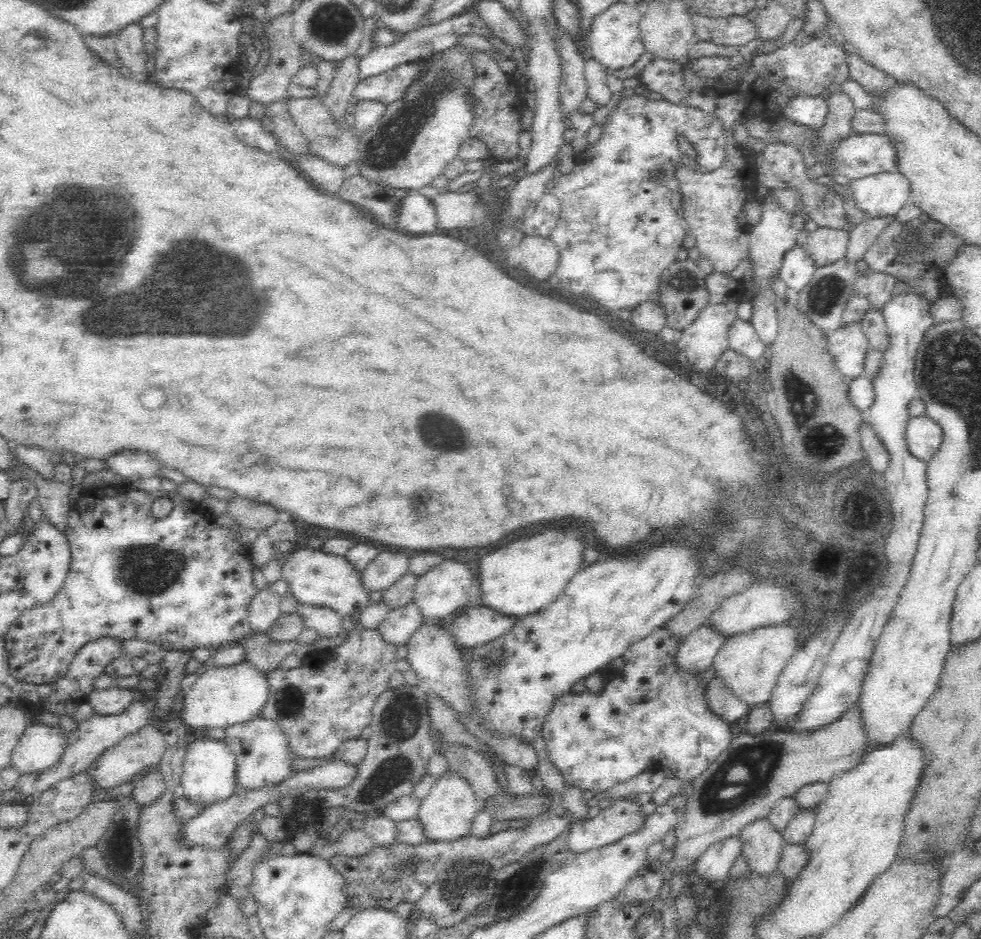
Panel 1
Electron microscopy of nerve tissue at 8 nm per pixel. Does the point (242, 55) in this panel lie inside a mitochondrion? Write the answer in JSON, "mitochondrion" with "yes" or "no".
{"mitochondrion":"no"}

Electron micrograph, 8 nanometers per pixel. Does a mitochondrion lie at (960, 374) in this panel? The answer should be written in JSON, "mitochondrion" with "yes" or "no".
{"mitochondrion":"yes"}

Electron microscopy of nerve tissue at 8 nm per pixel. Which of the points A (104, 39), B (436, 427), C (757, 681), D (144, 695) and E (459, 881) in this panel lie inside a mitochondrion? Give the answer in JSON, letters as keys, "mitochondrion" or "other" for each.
{"A":"other","B":"mitochondrion","C":"other","D":"other","E":"mitochondrion"}

